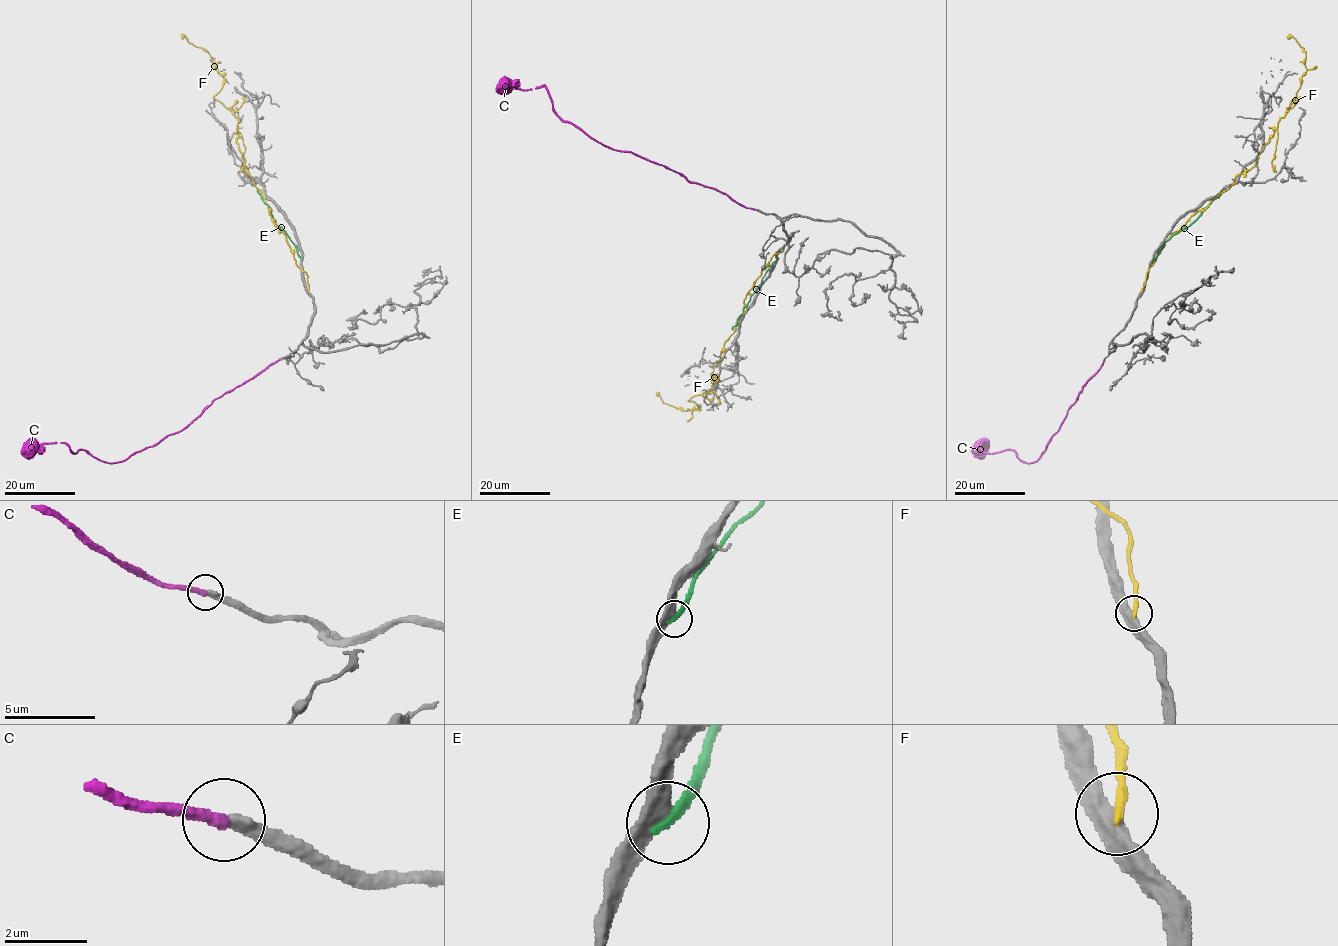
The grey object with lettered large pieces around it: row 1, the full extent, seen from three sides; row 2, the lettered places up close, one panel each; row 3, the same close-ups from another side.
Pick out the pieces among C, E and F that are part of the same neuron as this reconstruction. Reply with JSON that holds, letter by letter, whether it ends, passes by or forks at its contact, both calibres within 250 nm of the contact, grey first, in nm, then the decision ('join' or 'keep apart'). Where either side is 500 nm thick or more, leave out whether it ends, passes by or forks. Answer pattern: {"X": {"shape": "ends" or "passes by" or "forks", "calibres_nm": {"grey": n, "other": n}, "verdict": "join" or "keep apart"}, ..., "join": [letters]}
{"C": {"shape": "ends", "calibres_nm": {"grey": 320, "other": 300}, "verdict": "keep apart"}, "E": {"shape": "ends", "calibres_nm": {"grey": 400, "other": 240}, "verdict": "keep apart"}, "F": {"shape": "ends", "calibres_nm": {"grey": 480, "other": 220}, "verdict": "keep apart"}, "join": []}

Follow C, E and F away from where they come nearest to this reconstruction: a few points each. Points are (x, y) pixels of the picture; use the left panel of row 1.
C: (279, 359), (185, 427), (118, 462), (60, 442), (30, 442), (21, 451)
E: (301, 260), (297, 247), (275, 222), (257, 190)
F: (308, 290), (307, 275), (245, 169), (236, 141), (237, 118), (213, 96), (224, 77), (208, 53), (181, 37)

